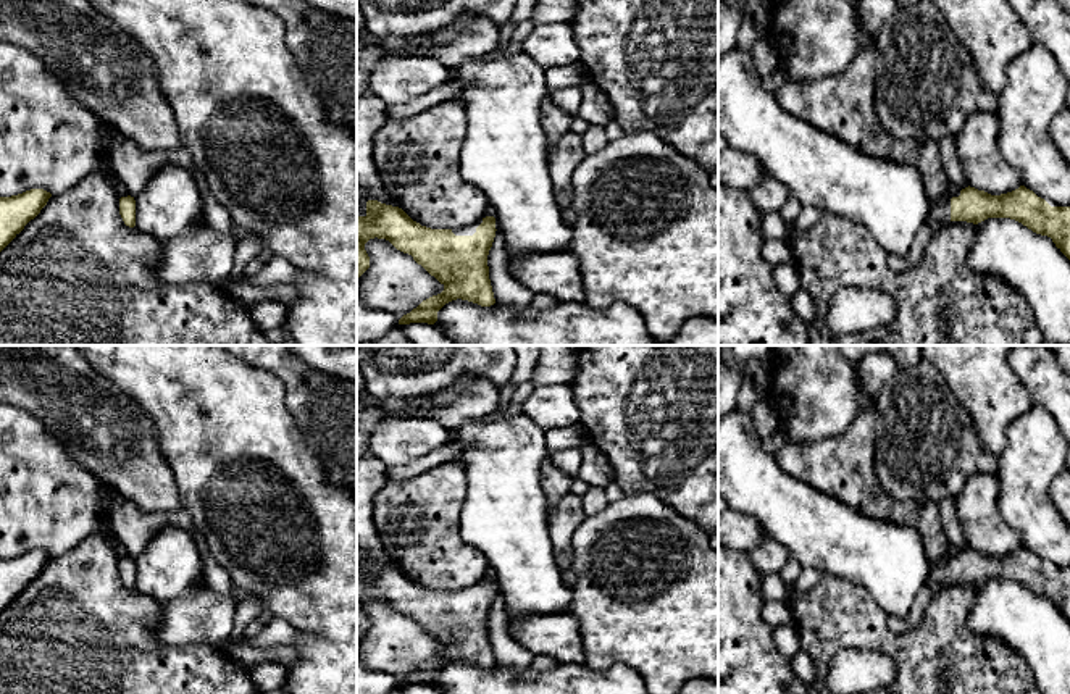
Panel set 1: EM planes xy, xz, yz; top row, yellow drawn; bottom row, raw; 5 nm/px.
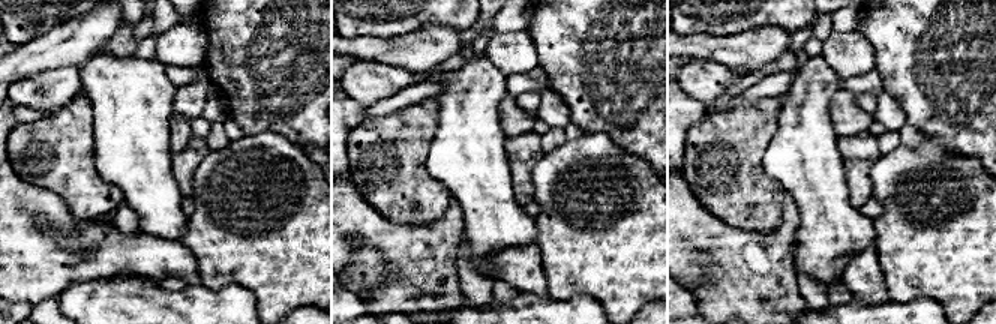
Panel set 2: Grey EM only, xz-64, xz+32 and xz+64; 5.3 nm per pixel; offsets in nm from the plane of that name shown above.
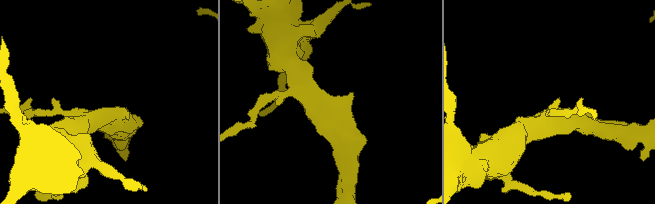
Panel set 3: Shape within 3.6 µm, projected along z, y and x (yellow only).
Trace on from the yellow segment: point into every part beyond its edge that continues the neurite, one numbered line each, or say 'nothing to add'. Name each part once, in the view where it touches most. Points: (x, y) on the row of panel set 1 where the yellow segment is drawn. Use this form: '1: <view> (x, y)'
1: xz (470, 229)

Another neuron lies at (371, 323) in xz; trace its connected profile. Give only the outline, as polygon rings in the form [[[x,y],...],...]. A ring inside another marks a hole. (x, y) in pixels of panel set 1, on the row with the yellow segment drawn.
[[[357,278],[357,345],[379,339],[395,328],[399,328],[395,315],[371,308],[362,300]]]

